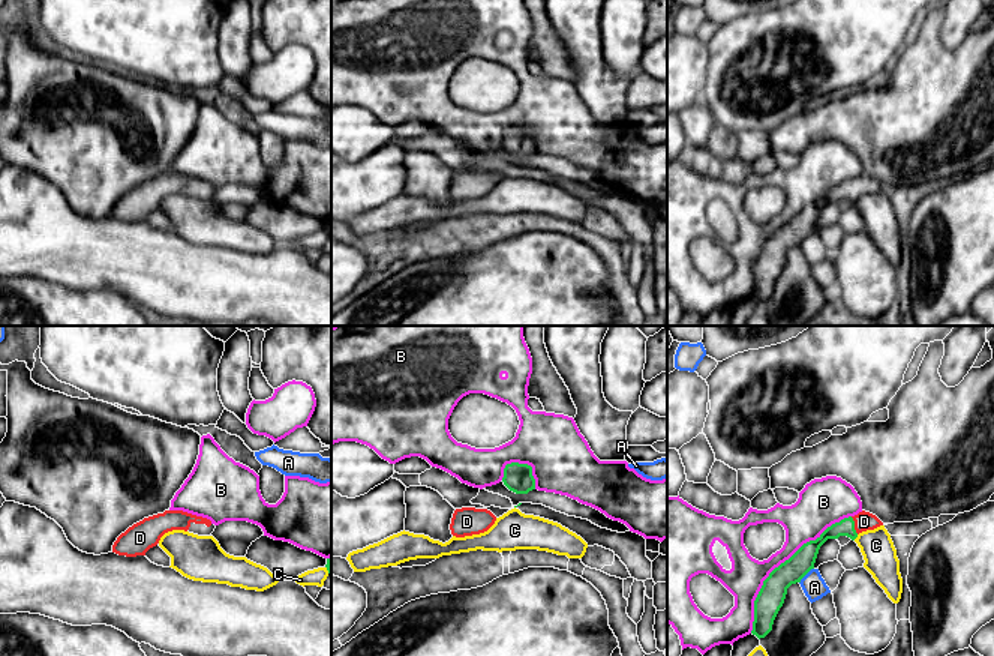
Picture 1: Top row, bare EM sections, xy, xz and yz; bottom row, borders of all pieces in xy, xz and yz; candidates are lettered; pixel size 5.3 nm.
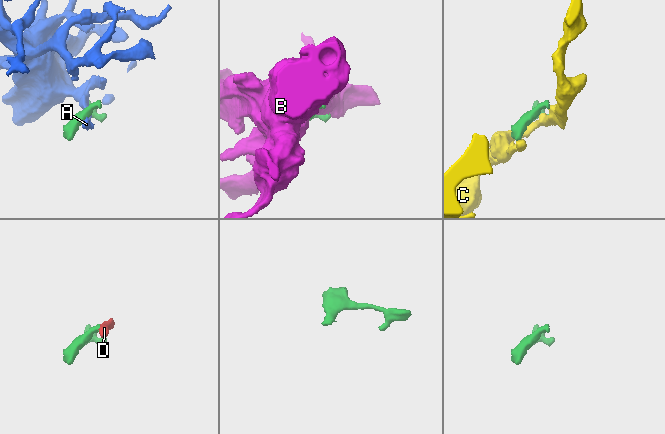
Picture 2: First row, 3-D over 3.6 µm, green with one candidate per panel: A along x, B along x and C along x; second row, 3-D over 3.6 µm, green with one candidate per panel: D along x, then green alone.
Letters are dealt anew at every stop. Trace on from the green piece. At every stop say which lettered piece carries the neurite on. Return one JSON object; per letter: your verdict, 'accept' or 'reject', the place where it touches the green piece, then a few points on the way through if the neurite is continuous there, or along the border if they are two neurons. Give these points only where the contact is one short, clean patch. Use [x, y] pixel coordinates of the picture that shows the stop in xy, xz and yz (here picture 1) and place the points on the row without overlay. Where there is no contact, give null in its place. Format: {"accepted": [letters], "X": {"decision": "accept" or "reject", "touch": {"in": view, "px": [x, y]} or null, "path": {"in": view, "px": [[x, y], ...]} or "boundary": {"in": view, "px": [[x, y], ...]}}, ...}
{"accepted": ["D"], "A": {"decision": "reject", "touch": {"in": "yz", "px": [805, 237]}}, "B": {"decision": "reject", "touch": {"in": "yz", "px": [781, 227]}}, "C": {"decision": "reject", "touch": {"in": "yz", "px": [855, 201]}}, "D": {"decision": "accept", "touch": {"in": "yz", "px": [853, 189]}, "path": {"in": "yz", "px": [[846, 191], [853, 189], [864, 185]]}}}

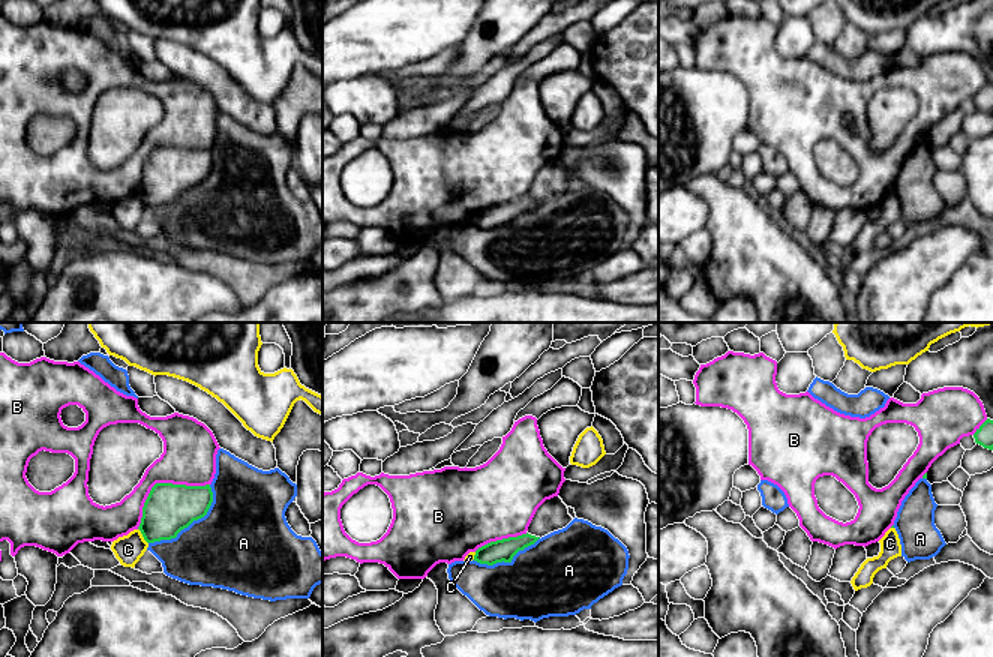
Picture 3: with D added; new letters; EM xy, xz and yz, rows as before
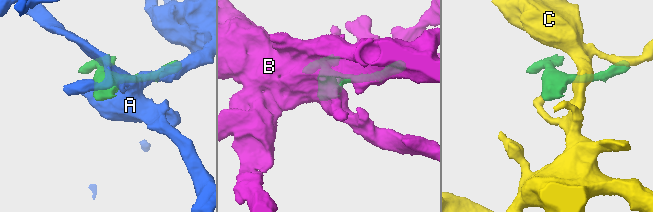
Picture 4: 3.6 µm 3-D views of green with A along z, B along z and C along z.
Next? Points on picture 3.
{"accepted": [], "A": {"decision": "reject", "touch": {"in": "xy", "px": [191, 186]}}, "B": {"decision": "reject", "touch": {"in": "xy", "px": [159, 147]}}, "C": {"decision": "reject", "touch": {"in": "xy", "px": [143, 200]}, "boundary": {"in": "xy", "px": [[138, 192], [147, 207]]}}}

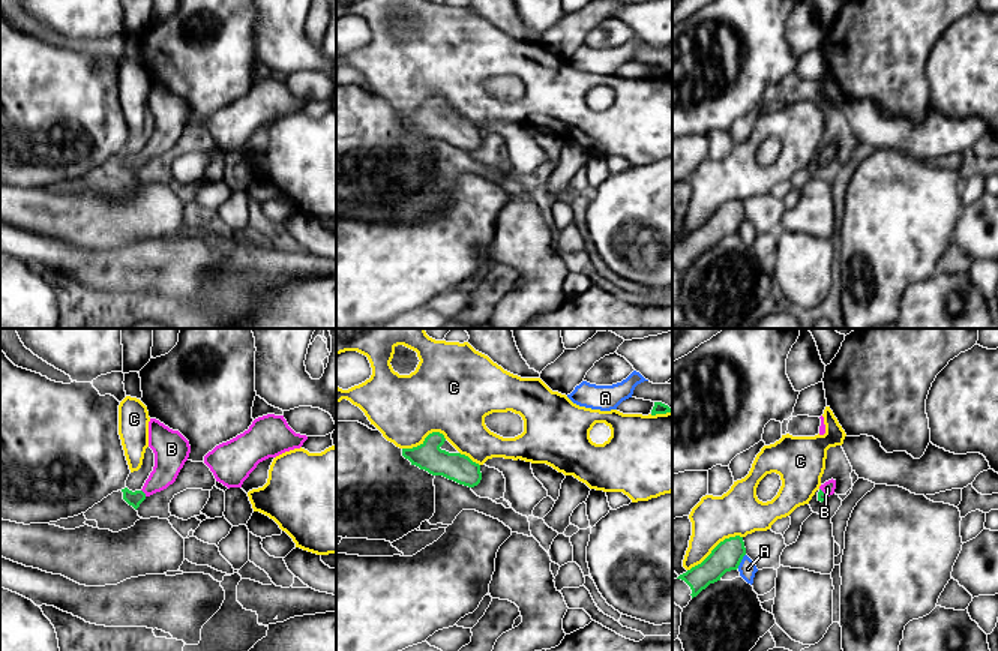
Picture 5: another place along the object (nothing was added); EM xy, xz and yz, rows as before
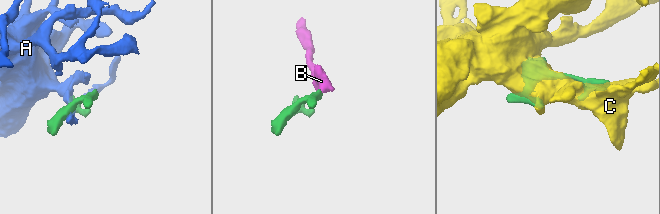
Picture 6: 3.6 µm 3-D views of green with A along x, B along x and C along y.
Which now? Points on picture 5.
{"accepted": ["B"], "A": {"decision": "reject", "touch": {"in": "yz", "px": [740, 225]}}, "B": {"decision": "accept", "touch": {"in": "xy", "px": [143, 156]}, "path": {"in": "xy", "px": [[132, 162], [143, 156], [165, 135], [170, 119]]}}, "C": {"decision": "reject", "touch": {"in": "yz", "px": [715, 212]}}}

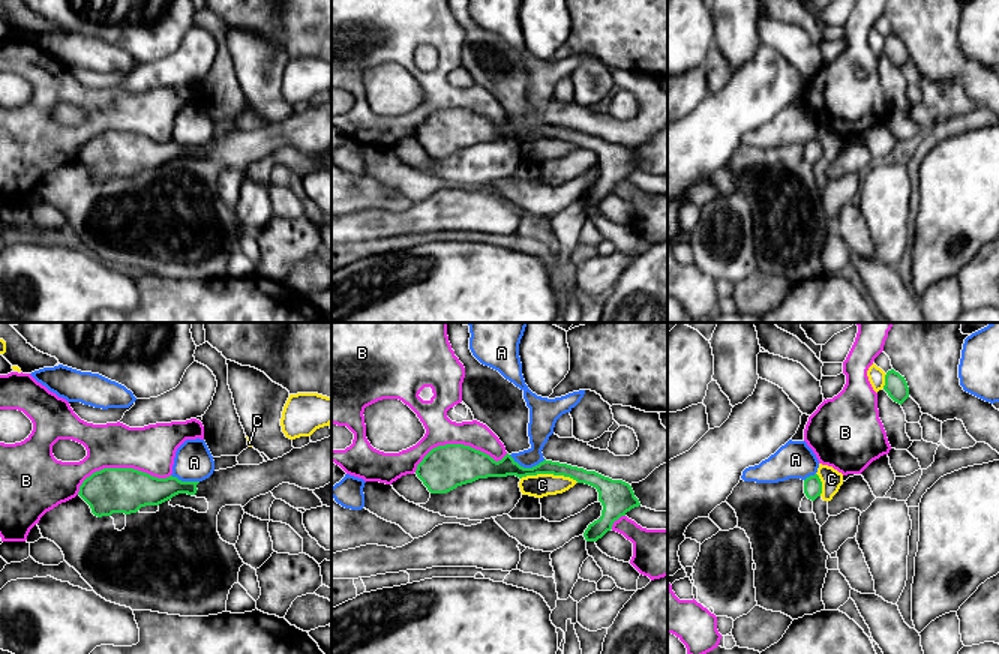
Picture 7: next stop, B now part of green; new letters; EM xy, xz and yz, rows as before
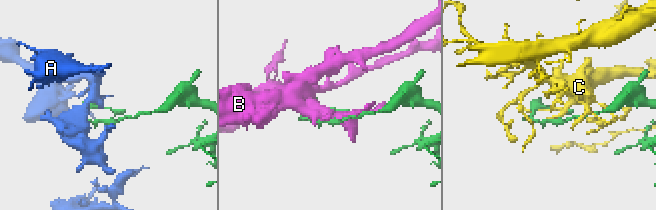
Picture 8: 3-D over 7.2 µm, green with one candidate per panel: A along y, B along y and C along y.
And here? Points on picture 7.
{"accepted": [], "A": {"decision": "reject", "touch": {"in": "xz", "px": [527, 132]}}, "B": {"decision": "reject", "touch": {"in": "xy", "px": [120, 132]}}, "C": {"decision": "reject", "touch": {"in": "xz", "px": [549, 137]}}}

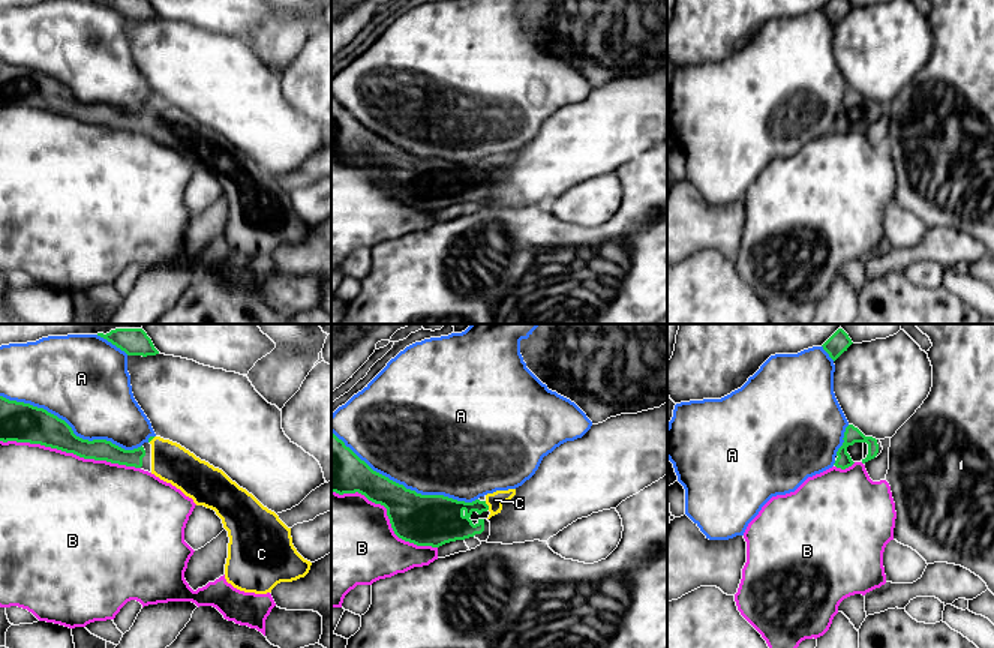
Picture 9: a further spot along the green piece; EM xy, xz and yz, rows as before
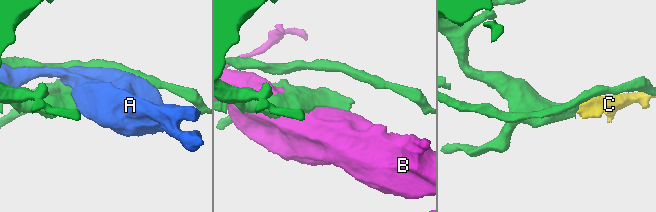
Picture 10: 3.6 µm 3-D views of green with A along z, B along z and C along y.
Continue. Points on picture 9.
{"accepted": ["C"], "A": {"decision": "reject", "touch": {"in": "xz", "px": [404, 150]}}, "B": {"decision": "reject", "touch": {"in": "xy", "px": [71, 116]}}, "C": {"decision": "accept", "touch": {"in": "xz", "px": [488, 170]}, "path": {"in": "xz", "px": [[443, 182], [459, 170], [488, 170], [495, 164]]}}}

